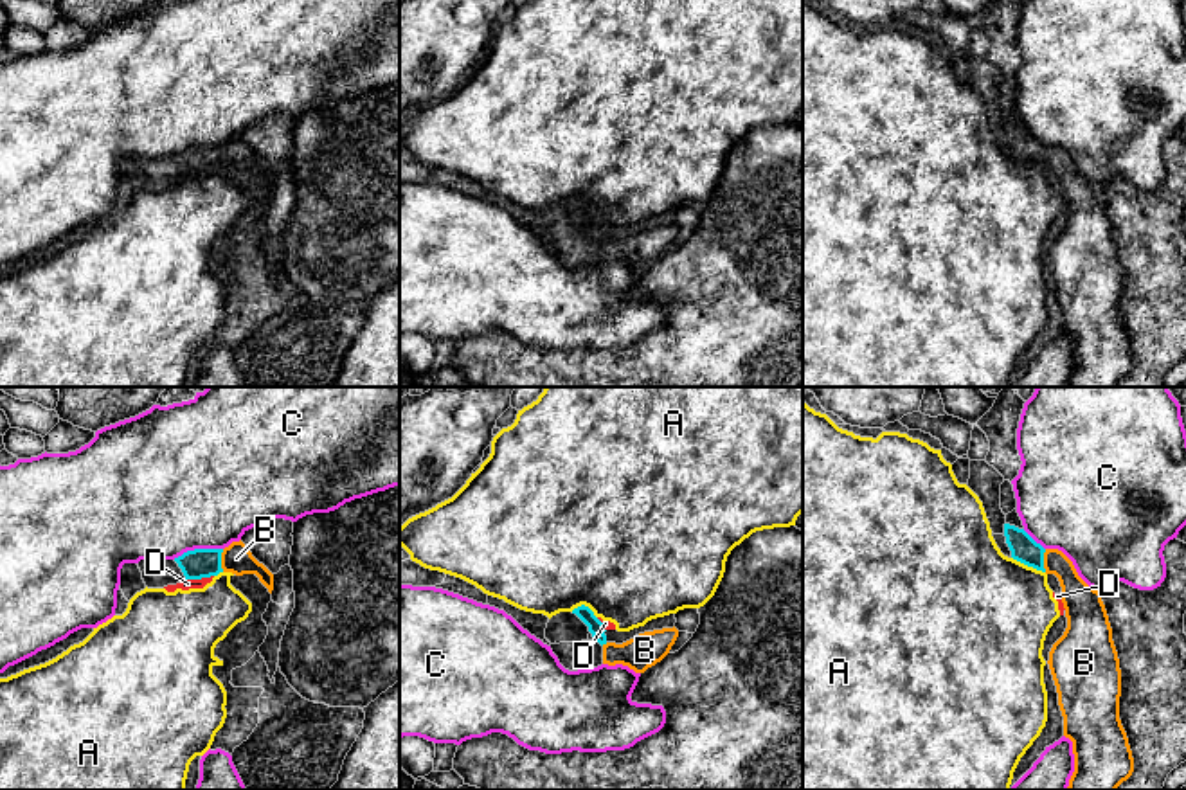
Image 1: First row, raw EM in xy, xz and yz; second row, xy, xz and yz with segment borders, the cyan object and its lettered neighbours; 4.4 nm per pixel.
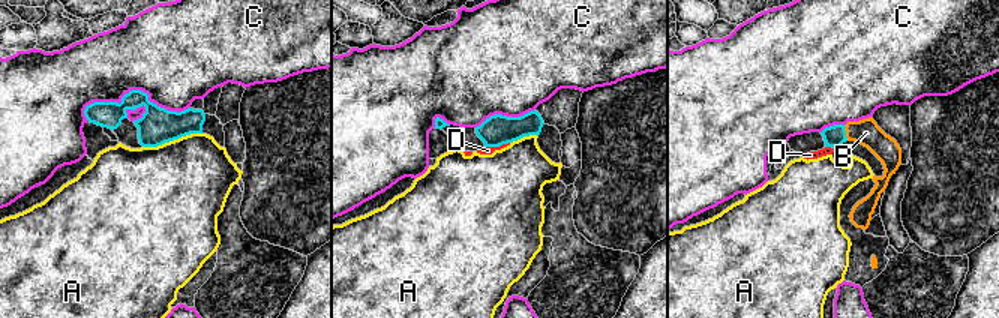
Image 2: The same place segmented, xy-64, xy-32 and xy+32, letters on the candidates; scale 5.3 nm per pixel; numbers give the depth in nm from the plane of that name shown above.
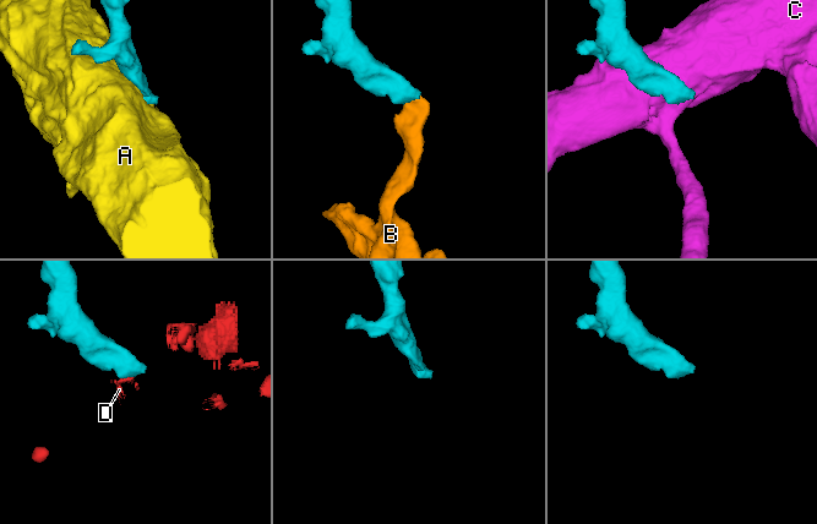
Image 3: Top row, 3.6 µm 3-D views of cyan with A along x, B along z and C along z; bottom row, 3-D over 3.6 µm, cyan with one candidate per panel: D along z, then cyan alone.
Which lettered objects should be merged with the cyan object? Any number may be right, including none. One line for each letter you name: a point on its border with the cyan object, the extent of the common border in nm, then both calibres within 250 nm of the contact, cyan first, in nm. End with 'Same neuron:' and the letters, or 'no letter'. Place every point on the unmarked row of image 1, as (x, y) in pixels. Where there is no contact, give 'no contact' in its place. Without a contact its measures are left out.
B: meets cyan in xy at (220, 157); contact 100 nm long; 130 nm thick on the cyan side, 140 nm on the other
Same neuron: B

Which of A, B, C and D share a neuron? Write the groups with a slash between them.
A D / B / C

